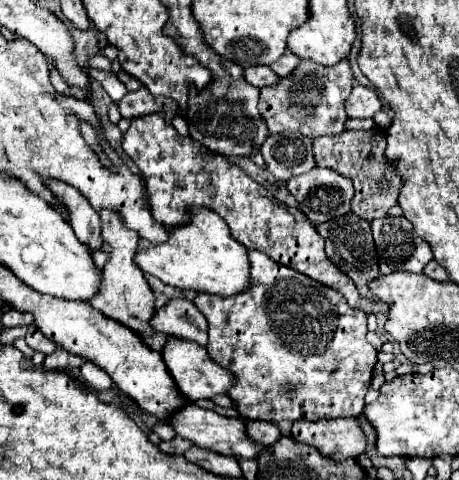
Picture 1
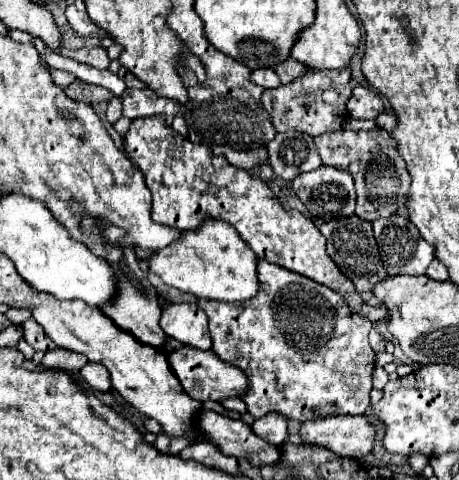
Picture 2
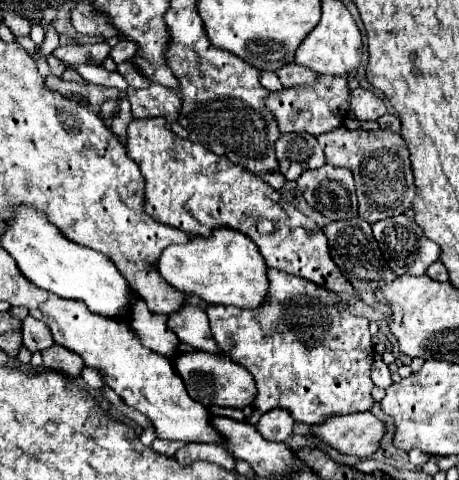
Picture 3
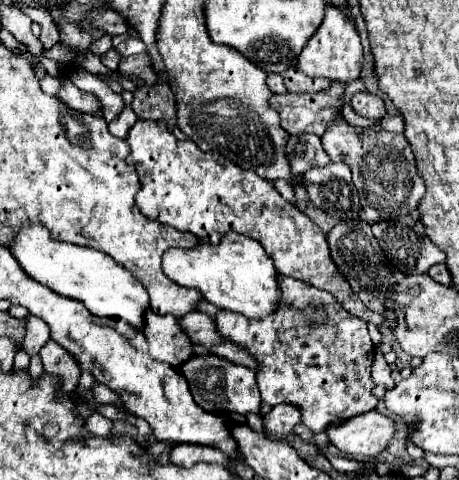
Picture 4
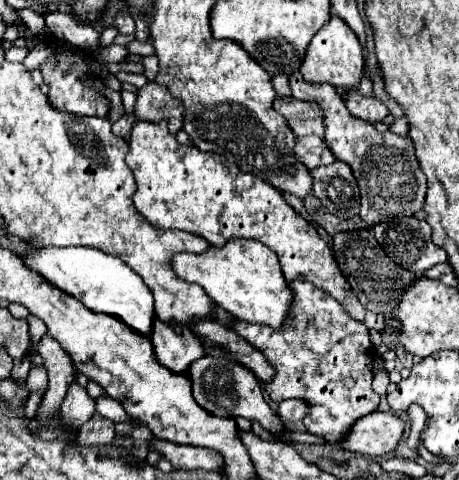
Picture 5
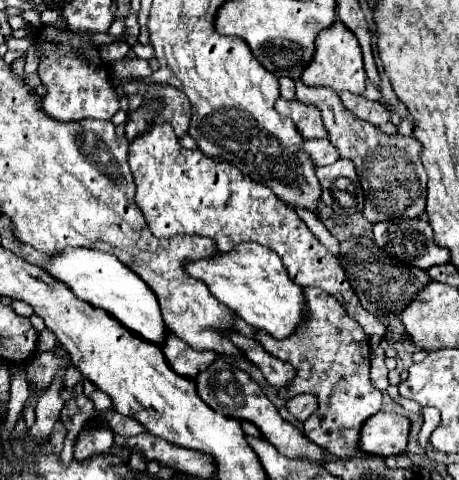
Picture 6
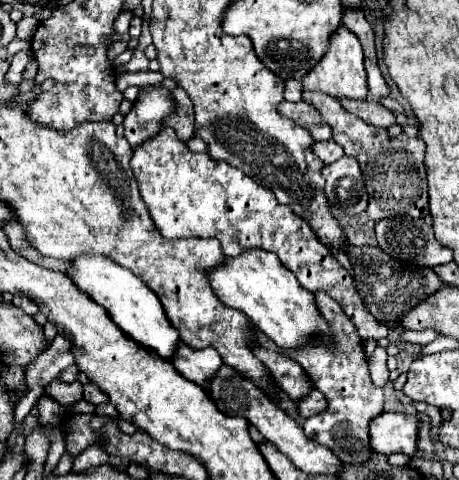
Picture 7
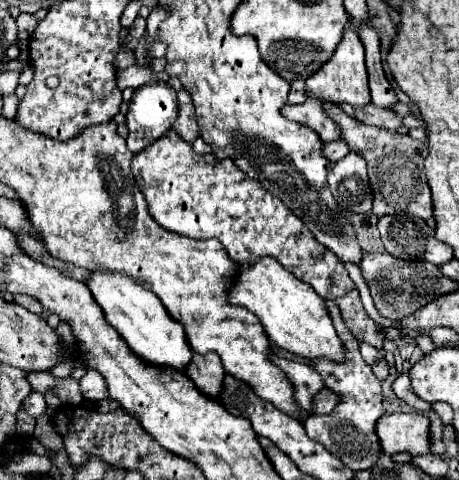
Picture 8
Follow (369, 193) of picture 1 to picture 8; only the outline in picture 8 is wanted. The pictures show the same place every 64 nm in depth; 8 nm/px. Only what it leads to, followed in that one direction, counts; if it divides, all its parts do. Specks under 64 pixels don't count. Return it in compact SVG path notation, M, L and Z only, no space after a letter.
M324 104L324 110L330 114L330 118L334 118L340 124L342 140L350 146L350 150L364 156L364 160L368 162L368 176L374 190L372 212L378 218L386 214L398 214L398 212L414 214L424 220L434 216L432 194L424 174L424 158L428 156L426 142L414 140L410 136L402 136L392 130L360 124L358 120L346 116L342 108L334 104Z

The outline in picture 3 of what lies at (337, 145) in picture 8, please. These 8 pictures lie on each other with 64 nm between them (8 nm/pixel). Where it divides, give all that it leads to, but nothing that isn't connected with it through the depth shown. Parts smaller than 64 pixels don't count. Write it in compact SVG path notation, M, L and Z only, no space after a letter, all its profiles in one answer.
M308 132L282 134L276 142L276 158L280 162L280 174L286 180L298 180L304 170L326 164L326 156L316 136Z

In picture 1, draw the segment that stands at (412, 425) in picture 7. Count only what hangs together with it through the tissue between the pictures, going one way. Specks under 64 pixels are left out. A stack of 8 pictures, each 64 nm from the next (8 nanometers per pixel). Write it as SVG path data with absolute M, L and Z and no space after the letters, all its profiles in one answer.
M298 420L292 426L292 438L318 448L324 456L334 460L358 458L366 452L366 434L360 428L360 420Z

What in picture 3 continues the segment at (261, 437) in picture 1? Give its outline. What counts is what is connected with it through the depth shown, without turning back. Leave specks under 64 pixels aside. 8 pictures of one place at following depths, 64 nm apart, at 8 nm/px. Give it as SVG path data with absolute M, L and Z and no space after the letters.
M276 408L272 412L264 412L264 416L258 420L256 424L258 432L266 438L266 440L274 440L274 442L284 442L288 436L292 436L292 428L294 428L294 420L292 414L284 408Z

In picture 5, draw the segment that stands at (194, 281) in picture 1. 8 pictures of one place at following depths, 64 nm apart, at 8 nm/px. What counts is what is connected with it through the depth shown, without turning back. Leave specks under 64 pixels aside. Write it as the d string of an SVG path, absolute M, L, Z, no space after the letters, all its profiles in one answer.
M234 238L228 240L226 246L210 246L202 254L184 252L172 258L172 268L182 280L200 284L218 306L244 322L280 330L286 322L288 310L292 308L294 292L282 274L278 256L258 240Z

